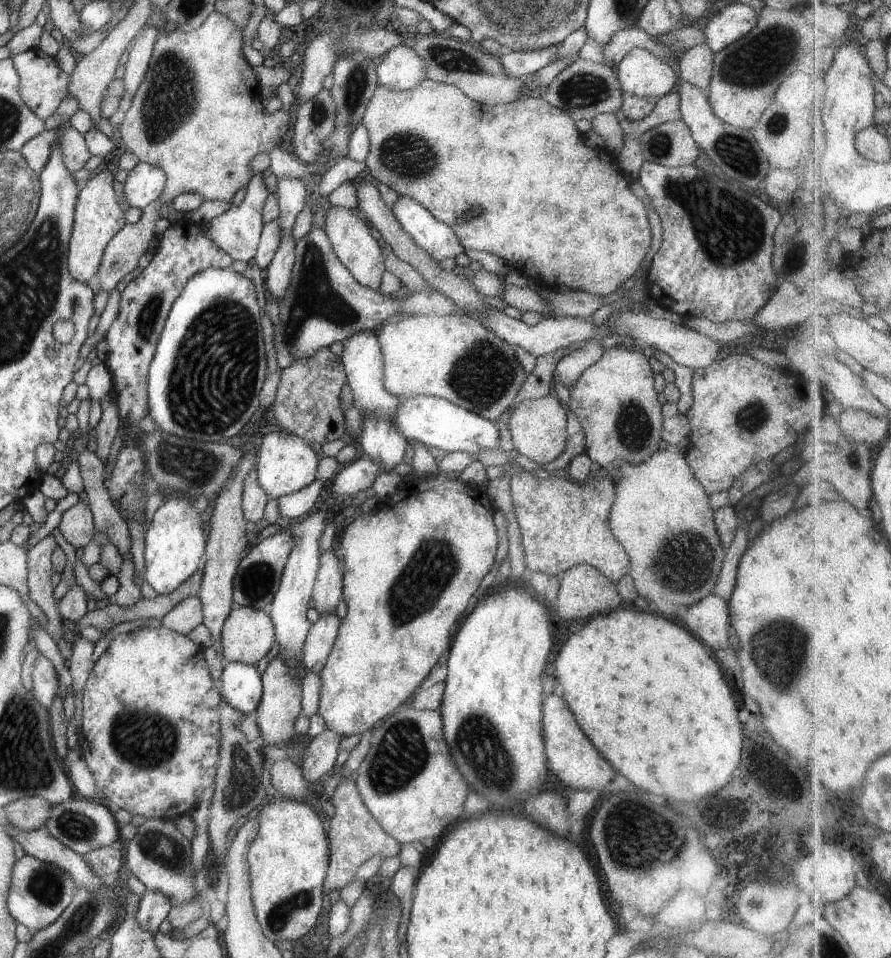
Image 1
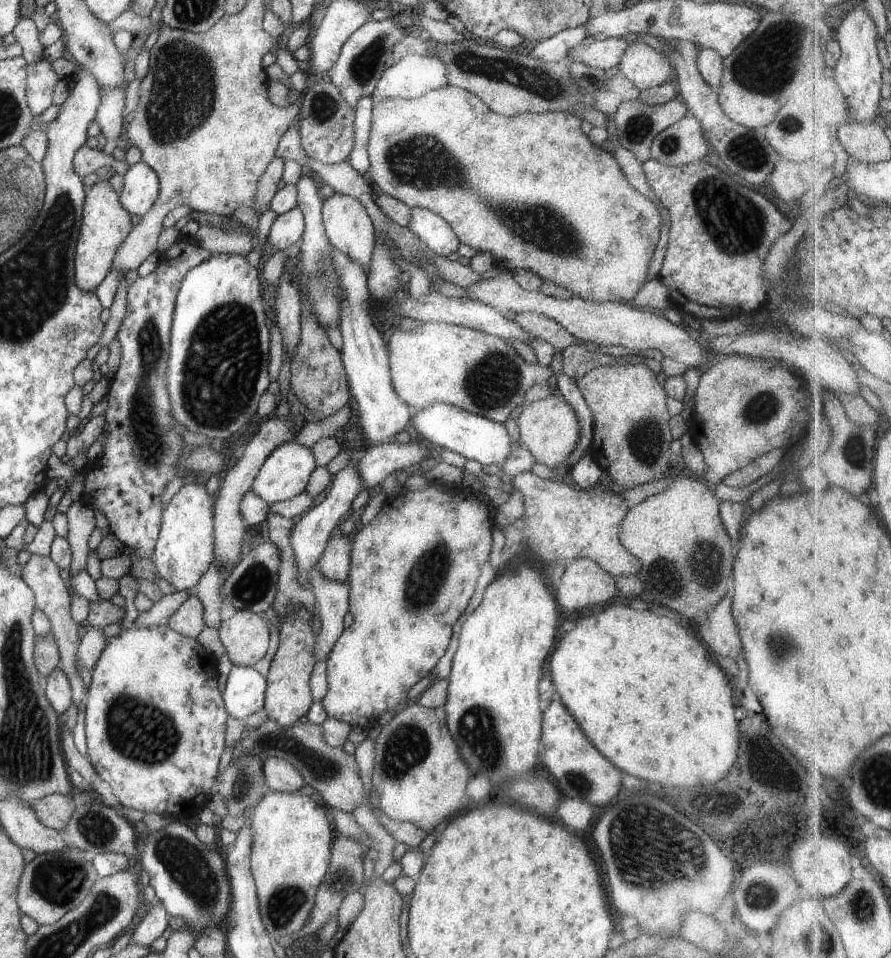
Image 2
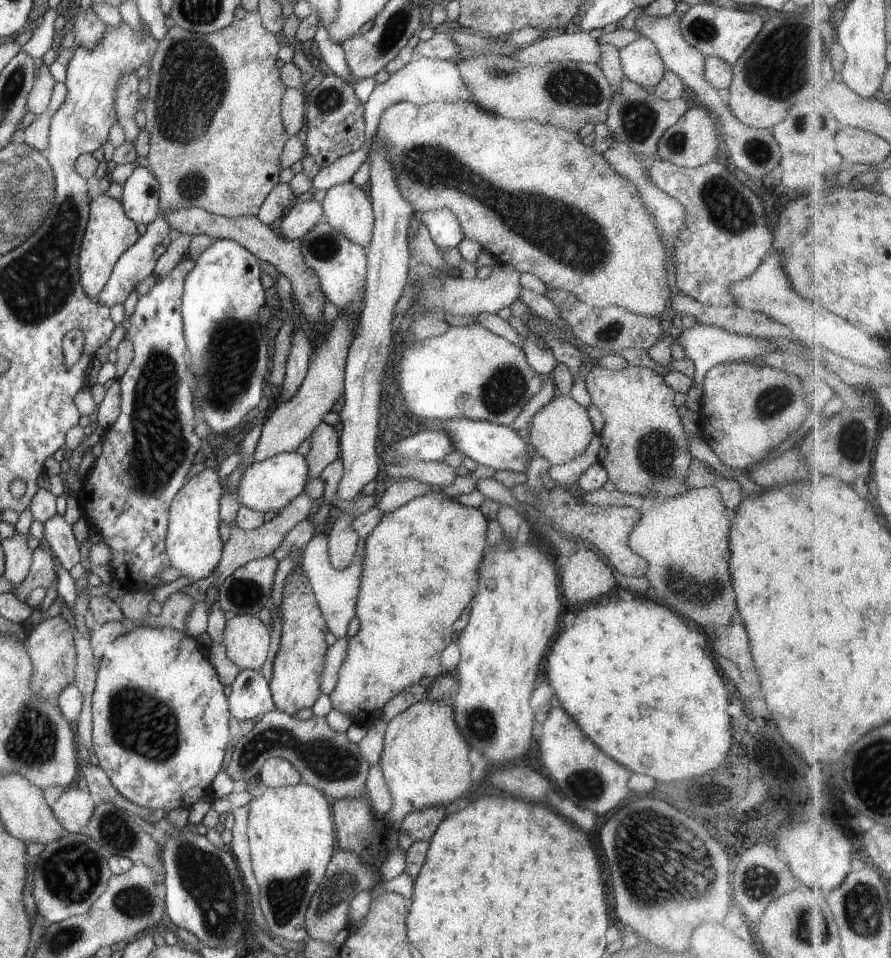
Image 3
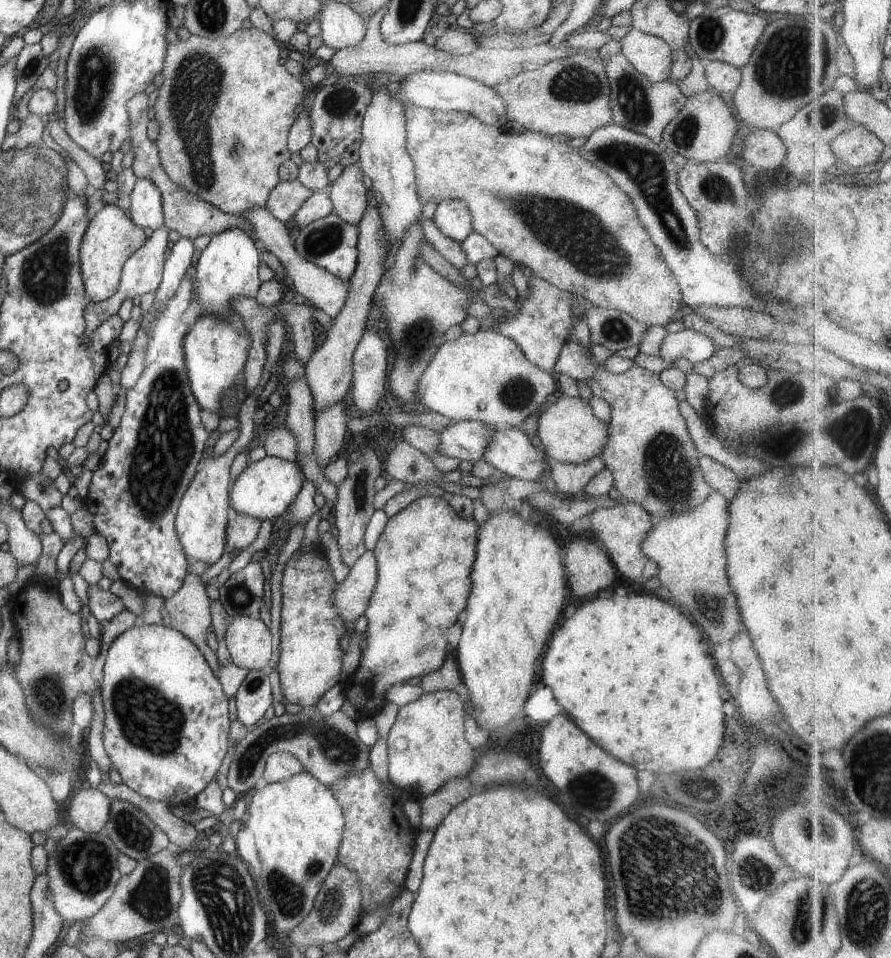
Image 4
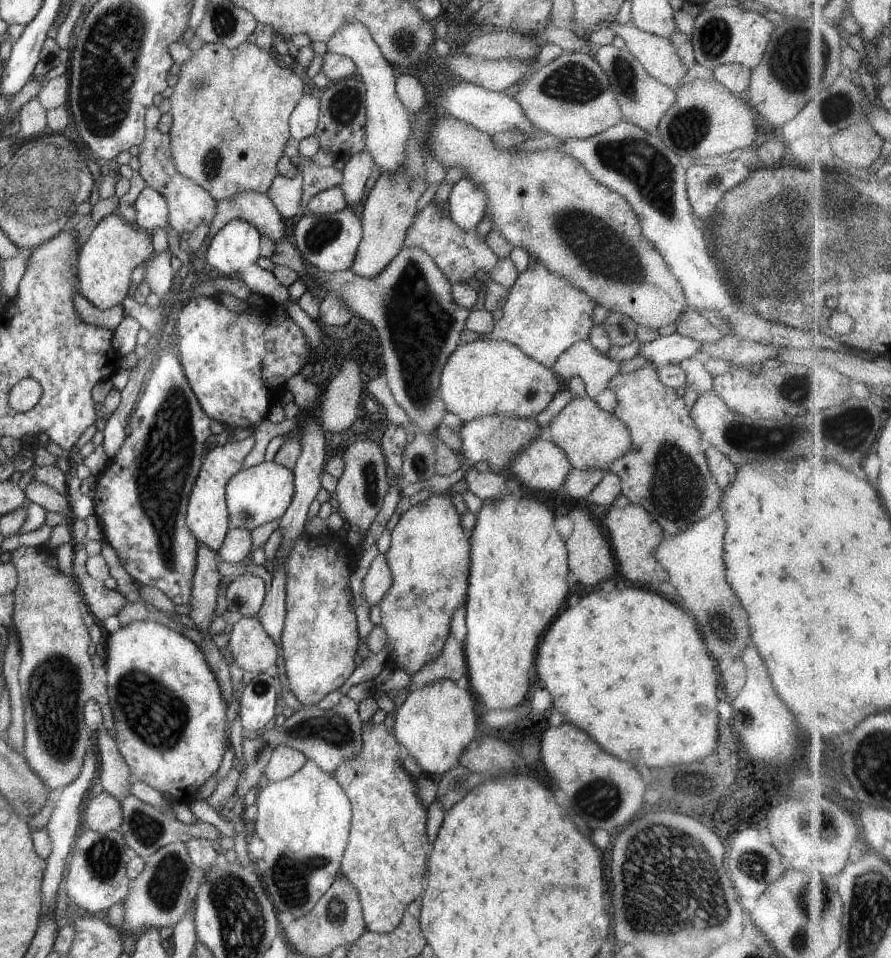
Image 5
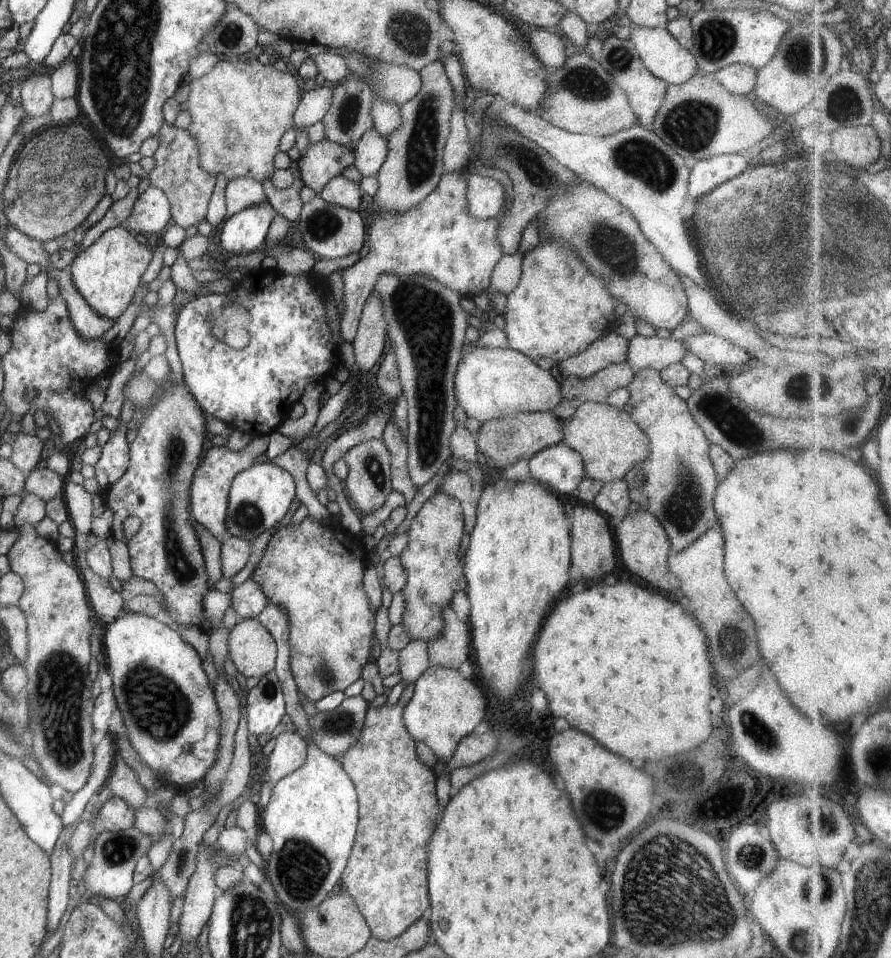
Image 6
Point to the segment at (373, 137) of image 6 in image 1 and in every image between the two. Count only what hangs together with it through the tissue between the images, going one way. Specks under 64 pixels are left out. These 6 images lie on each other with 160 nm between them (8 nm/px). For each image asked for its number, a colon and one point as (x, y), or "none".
1: (353, 242)
2: (347, 227)
3: (346, 208)
4: (347, 195)
5: (357, 168)

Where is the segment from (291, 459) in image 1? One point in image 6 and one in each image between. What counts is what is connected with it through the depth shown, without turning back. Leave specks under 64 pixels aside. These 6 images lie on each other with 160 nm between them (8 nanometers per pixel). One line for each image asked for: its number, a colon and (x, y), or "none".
2: (285, 472)
3: (269, 485)
4: (265, 488)
5: (258, 494)
6: (258, 497)

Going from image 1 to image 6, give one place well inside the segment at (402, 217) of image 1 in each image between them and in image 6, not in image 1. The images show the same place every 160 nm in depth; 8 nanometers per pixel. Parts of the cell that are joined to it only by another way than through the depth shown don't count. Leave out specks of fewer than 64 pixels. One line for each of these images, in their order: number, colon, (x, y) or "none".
2: (436, 234)
3: (443, 228)
4: (451, 217)
5: (466, 201)
6: (484, 195)

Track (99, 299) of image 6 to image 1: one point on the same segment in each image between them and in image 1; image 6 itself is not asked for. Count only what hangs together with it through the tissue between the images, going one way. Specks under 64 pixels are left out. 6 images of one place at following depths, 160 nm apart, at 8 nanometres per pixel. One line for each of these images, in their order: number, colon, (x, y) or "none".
1: (97, 217)
2: (104, 223)
3: (108, 233)
4: (110, 238)
5: (114, 248)

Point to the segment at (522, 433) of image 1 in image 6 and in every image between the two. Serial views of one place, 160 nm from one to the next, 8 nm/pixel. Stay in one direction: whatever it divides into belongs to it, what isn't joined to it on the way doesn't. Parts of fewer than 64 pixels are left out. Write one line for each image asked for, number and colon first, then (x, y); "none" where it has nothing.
2: (547, 427)
3: (560, 430)
4: (568, 430)
5: (592, 438)
6: (609, 442)

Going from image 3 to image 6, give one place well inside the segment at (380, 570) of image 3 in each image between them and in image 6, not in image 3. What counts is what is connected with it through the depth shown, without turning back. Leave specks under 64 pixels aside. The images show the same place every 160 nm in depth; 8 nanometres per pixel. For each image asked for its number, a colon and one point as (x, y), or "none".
4: (423, 558)
5: (428, 557)
6: (434, 573)

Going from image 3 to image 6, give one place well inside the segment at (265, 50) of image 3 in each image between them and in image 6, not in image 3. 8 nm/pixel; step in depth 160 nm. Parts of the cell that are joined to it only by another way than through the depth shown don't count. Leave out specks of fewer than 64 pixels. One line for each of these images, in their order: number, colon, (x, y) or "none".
4: (224, 108)
5: (230, 108)
6: (238, 111)

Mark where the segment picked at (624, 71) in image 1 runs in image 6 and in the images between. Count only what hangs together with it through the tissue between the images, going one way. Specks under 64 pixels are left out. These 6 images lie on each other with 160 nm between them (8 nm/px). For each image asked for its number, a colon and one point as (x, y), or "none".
2: (644, 67)
3: (640, 62)
4: (649, 55)
5: (656, 54)
6: (662, 55)

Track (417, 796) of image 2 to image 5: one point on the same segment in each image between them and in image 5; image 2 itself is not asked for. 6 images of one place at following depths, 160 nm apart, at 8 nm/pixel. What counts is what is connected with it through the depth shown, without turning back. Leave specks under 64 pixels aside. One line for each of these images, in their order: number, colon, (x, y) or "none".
3: (423, 760)
4: (426, 747)
5: (435, 722)

